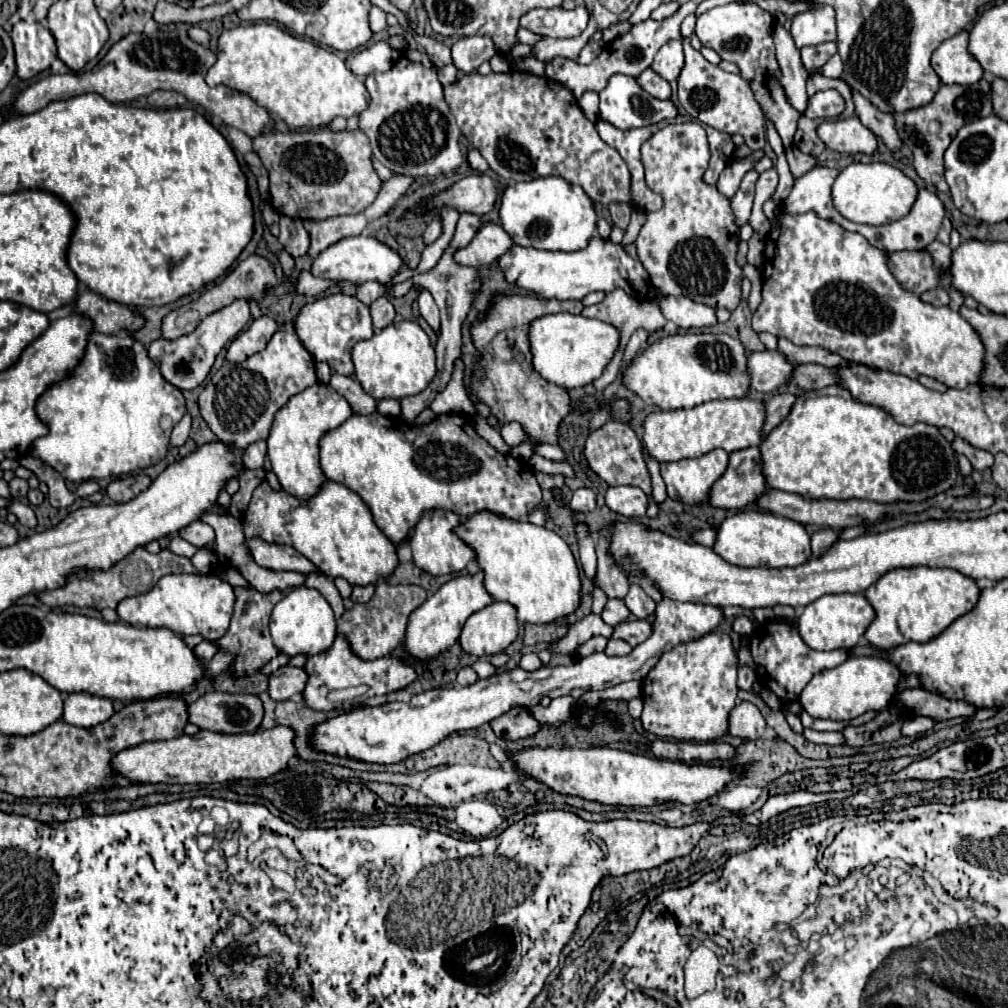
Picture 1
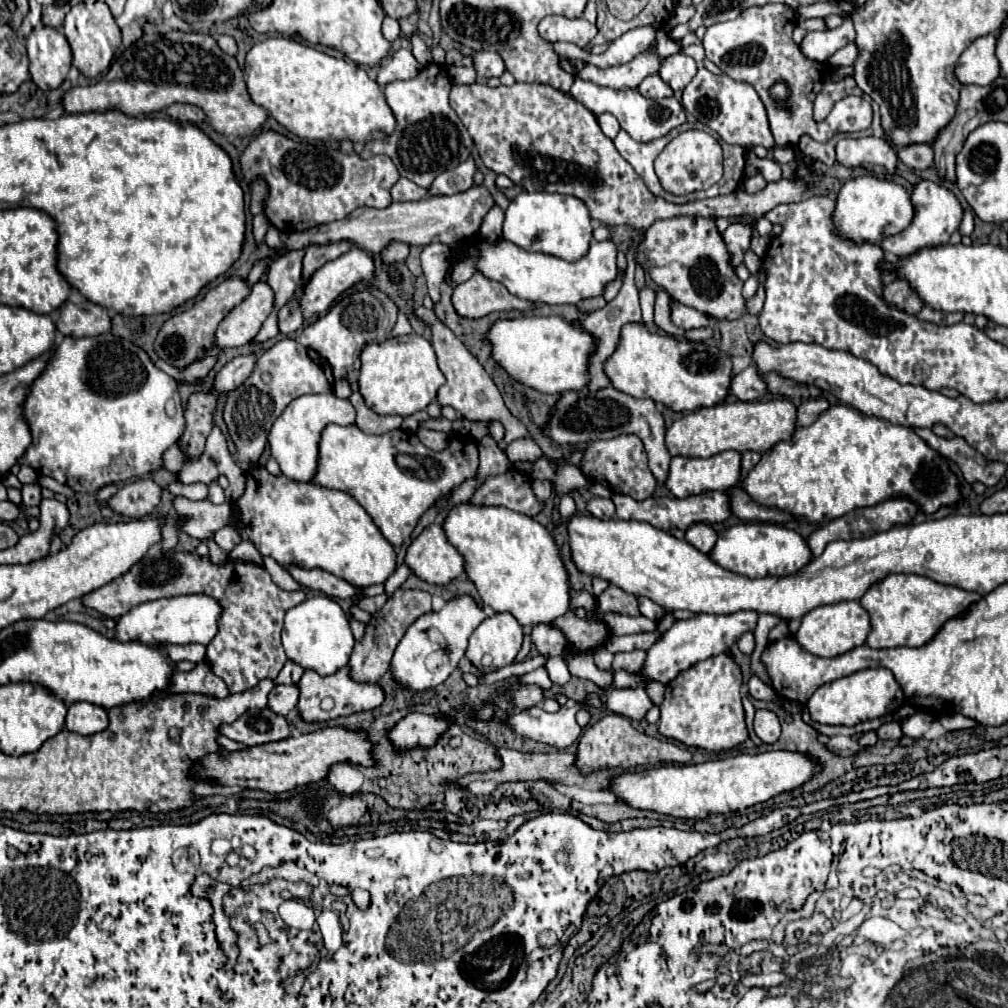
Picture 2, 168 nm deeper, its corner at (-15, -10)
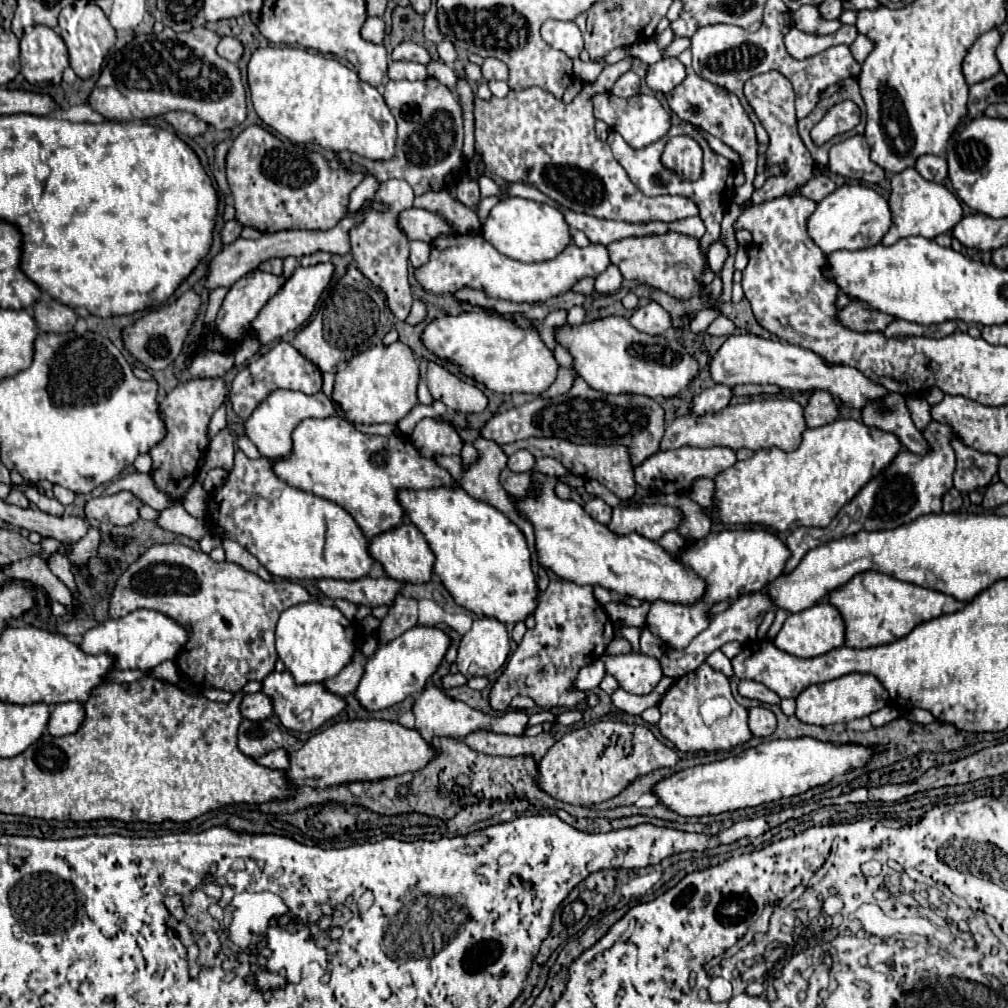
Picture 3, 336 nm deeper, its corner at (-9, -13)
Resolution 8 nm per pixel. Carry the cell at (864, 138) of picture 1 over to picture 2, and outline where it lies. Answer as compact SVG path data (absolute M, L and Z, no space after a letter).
M845 137L837 143L837 161L845 167L881 165L887 173L893 173L897 155L895 149L881 137Z

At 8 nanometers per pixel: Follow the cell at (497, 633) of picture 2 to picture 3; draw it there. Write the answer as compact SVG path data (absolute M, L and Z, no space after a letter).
M477 618L459 642L457 666L467 678L491 676L509 656L509 632L497 618Z

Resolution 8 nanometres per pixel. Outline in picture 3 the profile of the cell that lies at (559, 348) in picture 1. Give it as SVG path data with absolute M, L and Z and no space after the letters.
M467 312L431 320L423 330L423 342L439 358L461 366L461 372L483 382L489 390L511 394L525 392L539 396L555 380L559 364L553 350L545 346L535 326L519 326L515 320L487 312Z

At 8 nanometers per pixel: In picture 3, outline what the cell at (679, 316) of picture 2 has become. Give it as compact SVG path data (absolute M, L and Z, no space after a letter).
M649 302L647 306L641 306L635 310L635 314L629 318L629 322L641 330L647 332L651 336L659 336L661 332L669 332L673 328L673 320L671 314L659 304L659 302Z

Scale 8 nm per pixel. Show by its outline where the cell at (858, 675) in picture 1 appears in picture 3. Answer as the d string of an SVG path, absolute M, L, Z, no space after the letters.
M847 674L831 682L813 684L797 696L795 716L805 724L831 726L831 724L849 724L857 718L869 716L881 708L889 706L889 692L873 674Z

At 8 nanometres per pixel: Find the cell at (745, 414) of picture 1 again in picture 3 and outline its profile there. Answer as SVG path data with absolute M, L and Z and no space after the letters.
M751 400L743 404L731 404L719 412L713 414L687 414L681 418L675 418L661 440L661 450L675 450L681 446L695 446L695 448L713 448L713 446L727 446L731 450L749 448L749 450L761 450L761 448L783 448L783 450L795 450L801 442L801 434L805 430L803 420L803 408L795 400Z

